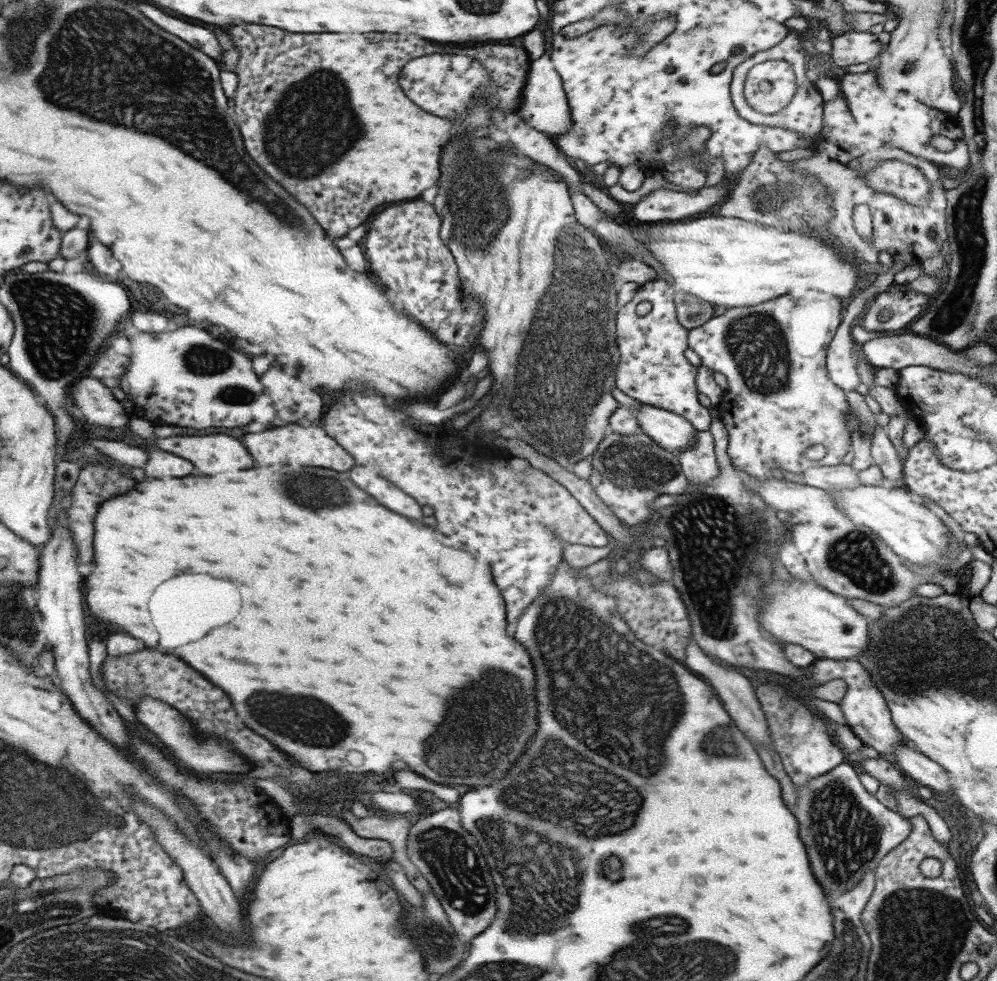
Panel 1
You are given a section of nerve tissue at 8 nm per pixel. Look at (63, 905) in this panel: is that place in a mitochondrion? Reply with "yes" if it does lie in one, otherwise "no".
yes

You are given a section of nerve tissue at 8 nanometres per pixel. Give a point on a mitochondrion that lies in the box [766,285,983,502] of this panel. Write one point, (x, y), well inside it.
(863, 428)

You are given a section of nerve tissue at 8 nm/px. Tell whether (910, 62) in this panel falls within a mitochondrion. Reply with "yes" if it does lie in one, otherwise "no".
yes

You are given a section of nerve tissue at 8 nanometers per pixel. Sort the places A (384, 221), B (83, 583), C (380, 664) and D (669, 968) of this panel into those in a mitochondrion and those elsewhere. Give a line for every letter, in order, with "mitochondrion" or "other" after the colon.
A: other
B: other
C: other
D: mitochondrion

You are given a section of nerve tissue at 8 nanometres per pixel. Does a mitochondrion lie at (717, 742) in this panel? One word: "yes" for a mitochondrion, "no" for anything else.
yes

